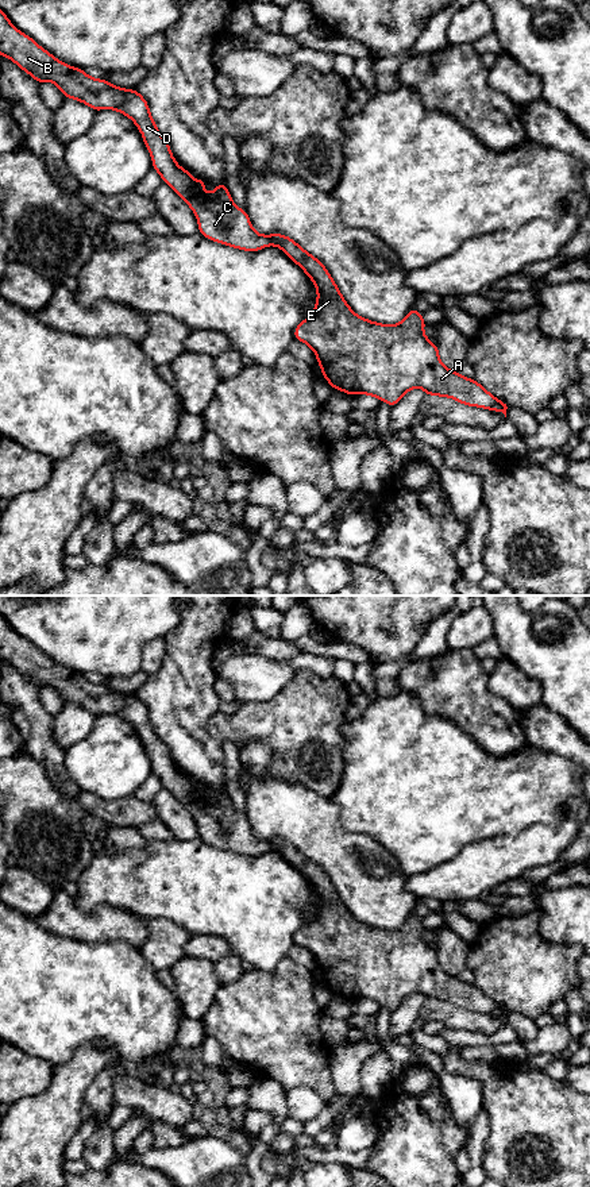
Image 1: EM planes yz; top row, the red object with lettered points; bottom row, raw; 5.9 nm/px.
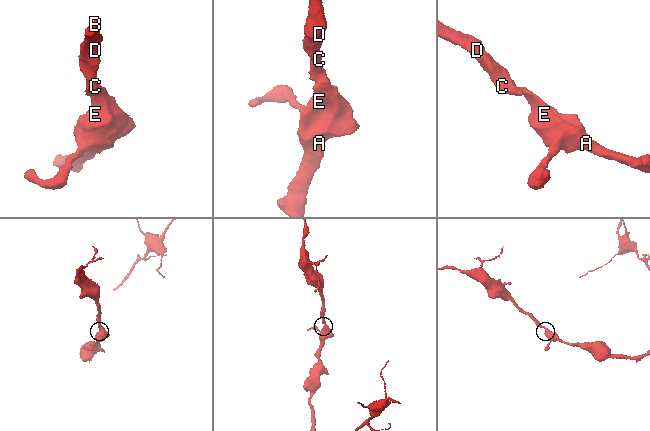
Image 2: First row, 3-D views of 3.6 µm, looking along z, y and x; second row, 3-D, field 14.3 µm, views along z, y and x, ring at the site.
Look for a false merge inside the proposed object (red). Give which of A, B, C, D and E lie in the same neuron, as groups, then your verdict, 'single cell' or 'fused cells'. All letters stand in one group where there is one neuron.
groups A B C D E; single cell

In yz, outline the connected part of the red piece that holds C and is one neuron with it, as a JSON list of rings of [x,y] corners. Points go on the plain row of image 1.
[[[1,614],[0,660],[9,663],[36,687],[49,686],[55,689],[66,704],[78,705],[95,716],[115,714],[128,721],[142,737],[143,747],[153,762],[153,774],[159,778],[163,787],[188,808],[197,822],[198,837],[205,843],[246,856],[277,851],[297,868],[313,886],[317,905],[312,920],[296,932],[294,944],[304,947],[313,955],[323,982],[333,994],[343,995],[350,1001],[369,999],[378,1002],[392,1013],[398,1009],[406,997],[421,993],[428,1001],[450,1002],[468,1011],[502,1017],[506,1022],[506,1009],[490,999],[474,983],[464,983],[459,976],[448,975],[441,968],[437,951],[424,940],[424,922],[414,913],[409,916],[402,926],[394,930],[370,926],[358,921],[343,903],[325,871],[286,840],[258,839],[251,832],[246,816],[234,809],[224,787],[219,789],[212,798],[204,798],[203,794],[207,787],[194,785],[188,775],[176,767],[169,748],[154,728],[147,706],[135,694],[123,694],[105,685],[89,682],[82,674],[58,666],[32,643],[14,632]]]

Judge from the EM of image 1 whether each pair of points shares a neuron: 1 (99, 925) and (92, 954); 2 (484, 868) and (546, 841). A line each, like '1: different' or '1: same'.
1: different
2: same

